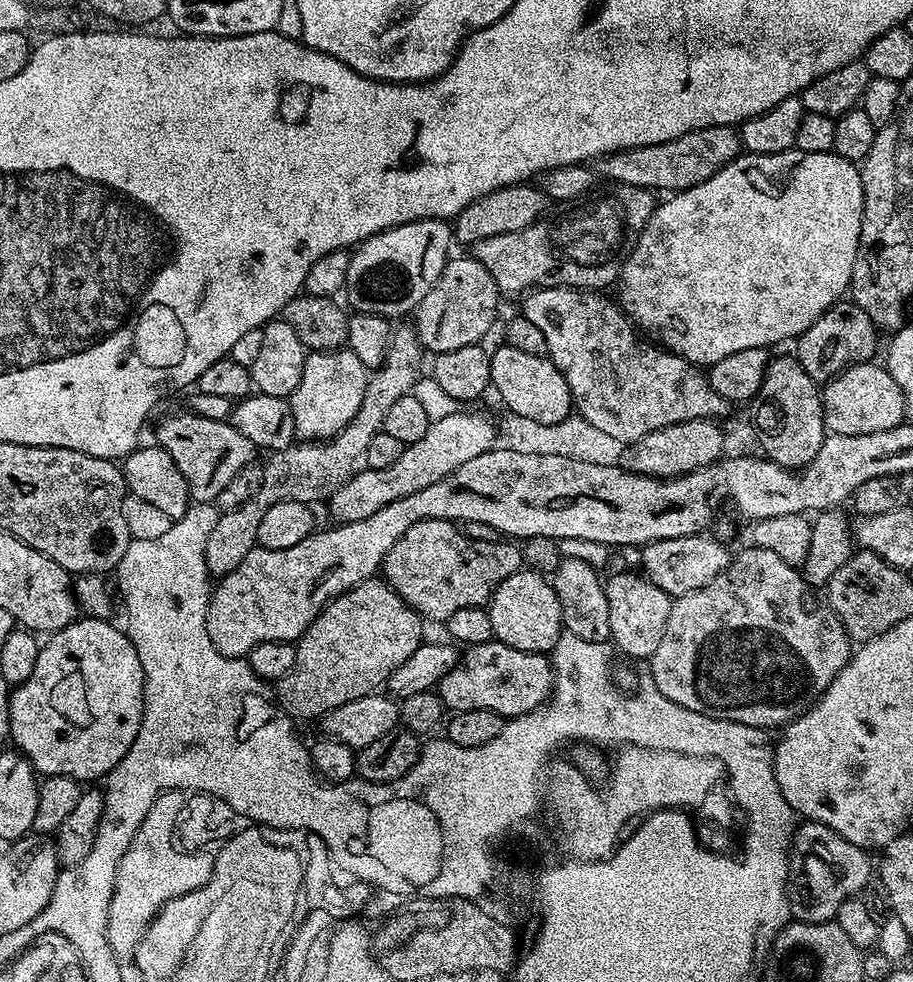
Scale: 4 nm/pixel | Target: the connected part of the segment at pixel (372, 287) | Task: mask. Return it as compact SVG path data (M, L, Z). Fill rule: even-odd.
M444 218L406 222L362 241L351 253L350 270L346 270L342 292L348 295L347 307L353 313L374 314L389 322L395 321L395 316L415 313L447 266L448 247L453 244L453 225Z

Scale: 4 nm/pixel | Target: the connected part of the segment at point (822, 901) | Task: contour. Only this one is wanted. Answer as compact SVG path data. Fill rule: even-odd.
M804 822L792 834L792 847L788 857L788 910L796 920L804 920L808 924L826 924L835 921L838 906L842 902L853 899L874 876L874 860L871 860L865 849L854 842L846 842L842 834L830 830L830 826L815 822Z

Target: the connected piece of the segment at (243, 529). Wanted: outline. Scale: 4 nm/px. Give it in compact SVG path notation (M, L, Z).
M393 327L388 338L388 352L384 355L384 363L369 375L362 406L348 425L337 436L324 438L319 442L293 442L286 450L271 453L266 458L268 460L262 466L263 480L258 490L238 507L223 511L218 522L214 524L214 528L210 530L210 535L206 540L206 566L211 577L223 578L225 574L232 573L246 554L252 552L257 545L258 525L270 506L274 506L274 502L293 500L312 506L315 505L315 500L327 501L328 497L333 496L351 476L361 471L366 446L370 446L370 438L374 438L374 434L378 434L383 429L386 410L390 408L391 403L398 402L398 398L409 395L416 381L421 379L420 356L422 357L422 349L415 327Z

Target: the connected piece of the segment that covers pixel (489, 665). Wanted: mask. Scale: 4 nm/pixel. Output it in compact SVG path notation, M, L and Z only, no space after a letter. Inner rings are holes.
M497 639L489 644L474 644L459 657L438 685L438 695L445 709L453 713L462 710L494 710L499 716L521 716L543 704L552 694L552 662L539 652L514 650Z

